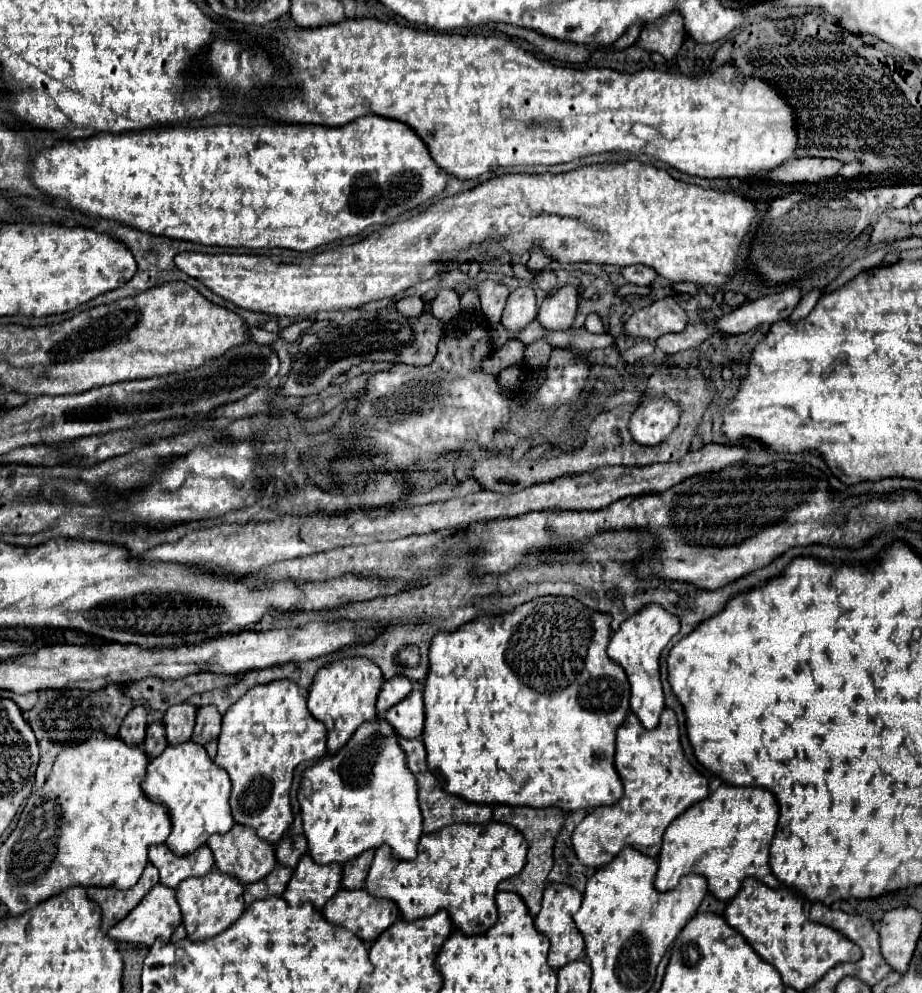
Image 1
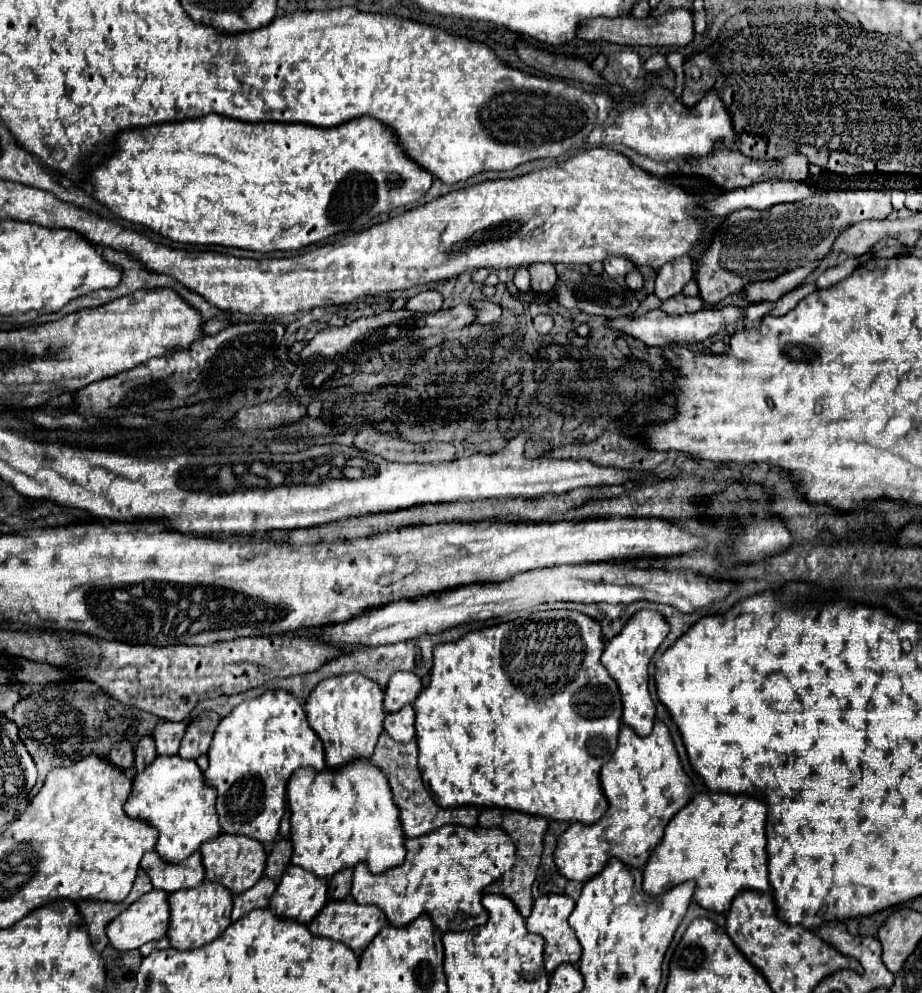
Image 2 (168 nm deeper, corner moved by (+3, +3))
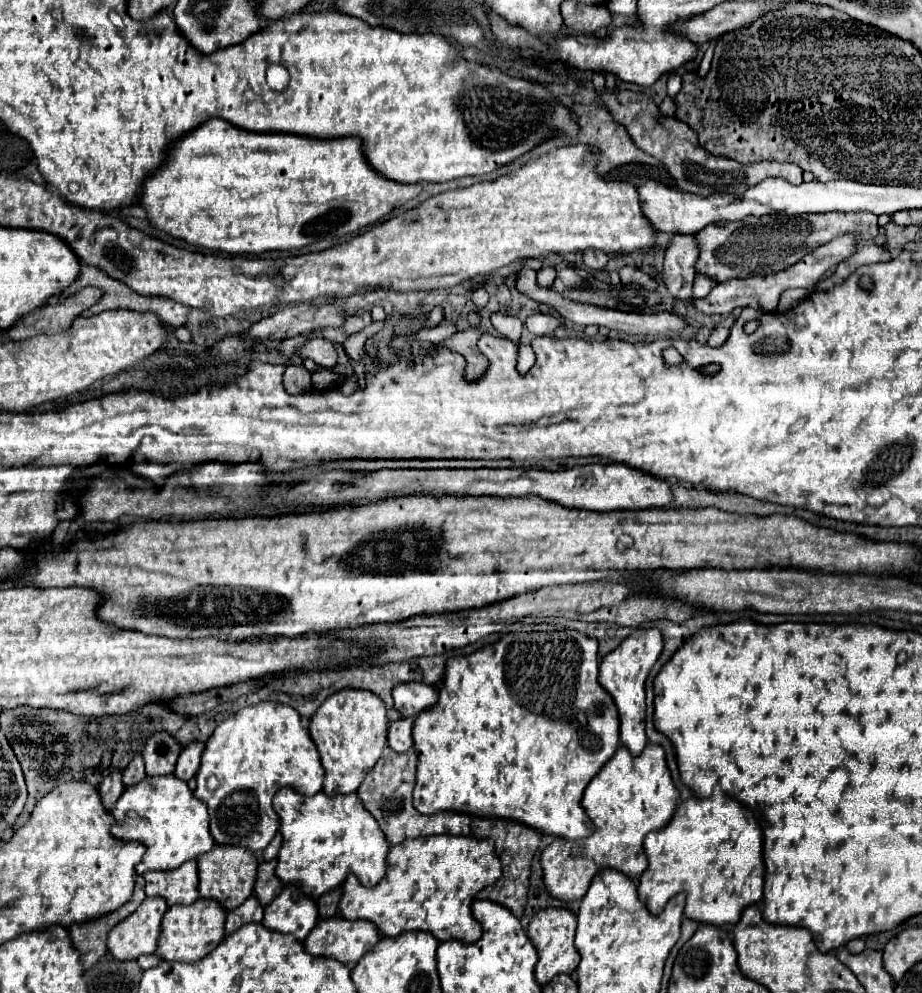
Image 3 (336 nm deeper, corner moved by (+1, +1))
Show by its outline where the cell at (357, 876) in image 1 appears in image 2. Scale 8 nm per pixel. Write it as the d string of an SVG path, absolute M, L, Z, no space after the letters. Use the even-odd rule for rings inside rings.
M345 868L341 872L337 872L337 876L329 878L329 896L333 900L343 900L349 896L349 888L351 888L351 880L353 880L353 868Z

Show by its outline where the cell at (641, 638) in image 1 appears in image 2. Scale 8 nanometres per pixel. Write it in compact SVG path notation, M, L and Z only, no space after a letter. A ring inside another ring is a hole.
M639 610L633 614L627 624L621 628L617 636L613 636L605 652L601 656L601 664L607 668L607 672L617 680L619 690L621 690L621 700L623 700L623 722L629 724L639 736L647 736L655 724L655 704L651 700L649 692L649 662L663 642L663 638L669 634L669 624L667 620L655 612L655 610Z

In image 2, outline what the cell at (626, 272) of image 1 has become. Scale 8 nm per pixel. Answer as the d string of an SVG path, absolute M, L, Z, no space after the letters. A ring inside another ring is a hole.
M607 258L603 262L603 266L611 278L619 278L619 276L625 278L635 268L635 264L631 260L625 260L625 258Z

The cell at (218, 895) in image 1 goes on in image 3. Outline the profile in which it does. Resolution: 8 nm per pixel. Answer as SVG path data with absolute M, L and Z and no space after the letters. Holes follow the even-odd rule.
M199 898L189 906L171 906L161 922L161 936L157 940L155 956L161 960L181 960L181 962L197 962L205 958L225 936L225 916L227 912L215 900Z

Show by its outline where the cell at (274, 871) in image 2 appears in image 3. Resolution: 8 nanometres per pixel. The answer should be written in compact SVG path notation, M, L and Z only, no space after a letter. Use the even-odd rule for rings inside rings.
M275 860L261 862L257 870L257 882L255 882L255 898L259 898L261 906L271 904L271 900L283 890L283 884L275 876Z

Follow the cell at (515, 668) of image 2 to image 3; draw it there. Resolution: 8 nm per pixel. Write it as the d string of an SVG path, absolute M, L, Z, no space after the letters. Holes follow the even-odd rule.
M561 630L561 632L515 632L505 634L499 642L485 646L469 656L455 656L447 662L445 682L439 692L439 702L421 712L415 718L413 724L413 740L415 740L415 752L419 756L417 762L417 782L413 790L413 806L421 814L435 814L435 812L459 812L459 814L471 814L481 818L511 818L519 824L525 824L537 832L567 838L567 840L579 840L593 834L595 826L587 818L585 810L581 808L581 796L585 786L591 782L591 778L601 770L601 766L615 754L619 746L619 718L617 718L617 706L613 698L607 694L607 690L601 688L597 682L599 678L599 652L597 652L597 640L587 638L581 632L575 630Z

